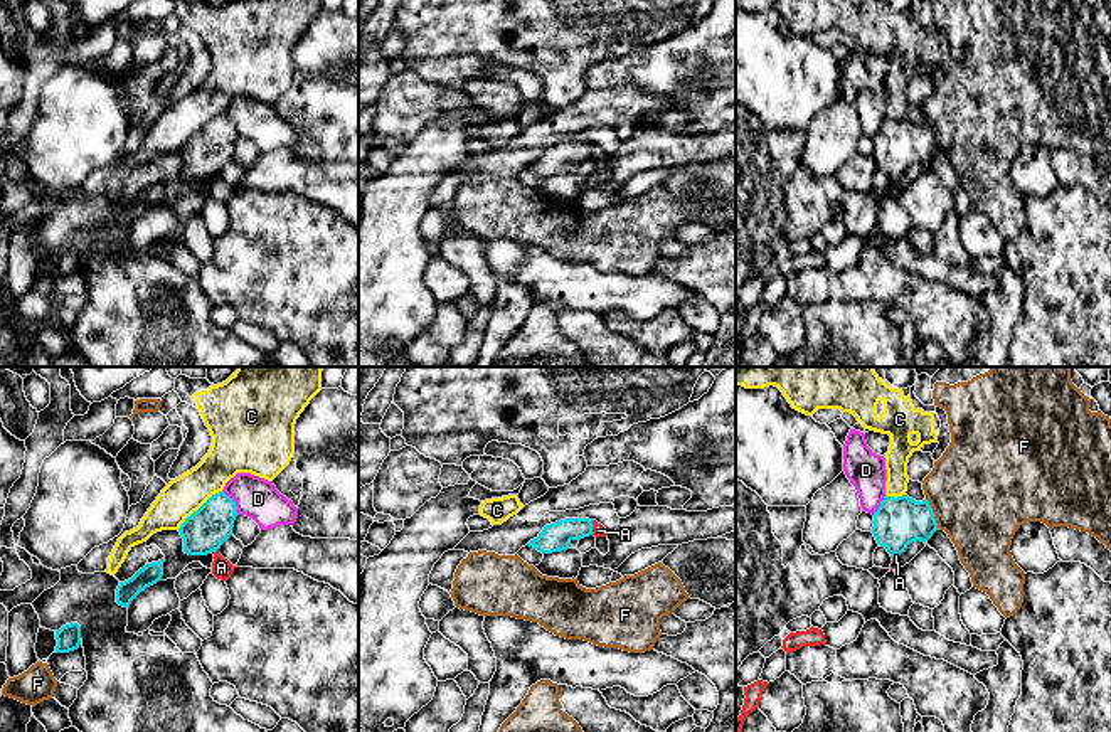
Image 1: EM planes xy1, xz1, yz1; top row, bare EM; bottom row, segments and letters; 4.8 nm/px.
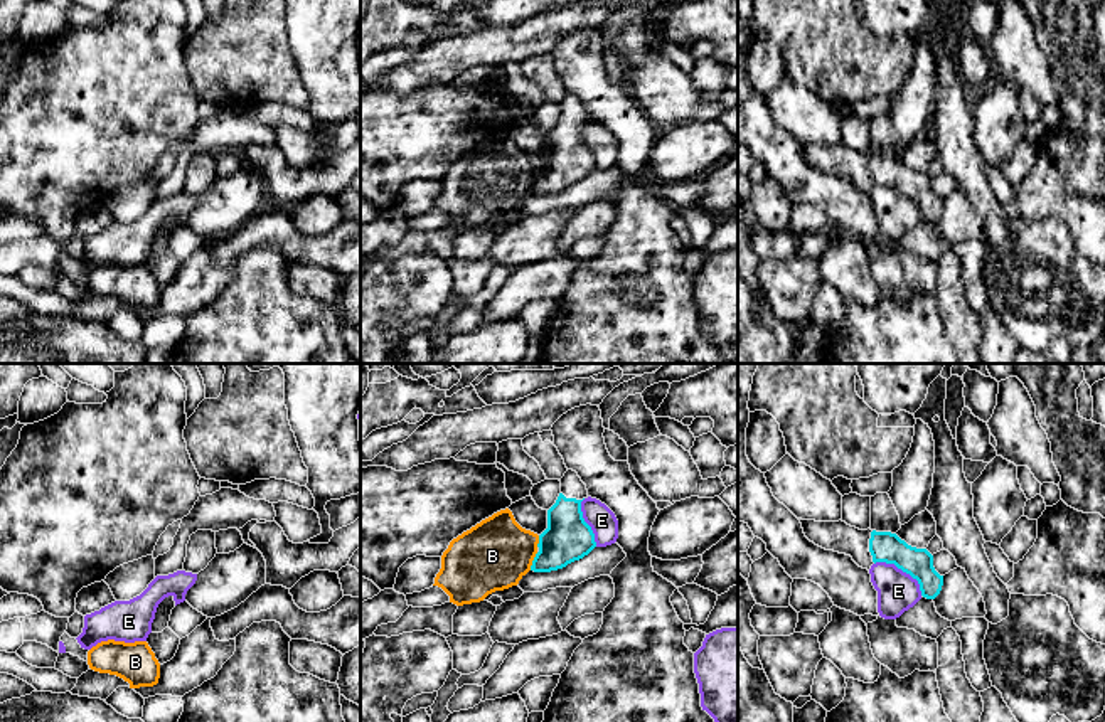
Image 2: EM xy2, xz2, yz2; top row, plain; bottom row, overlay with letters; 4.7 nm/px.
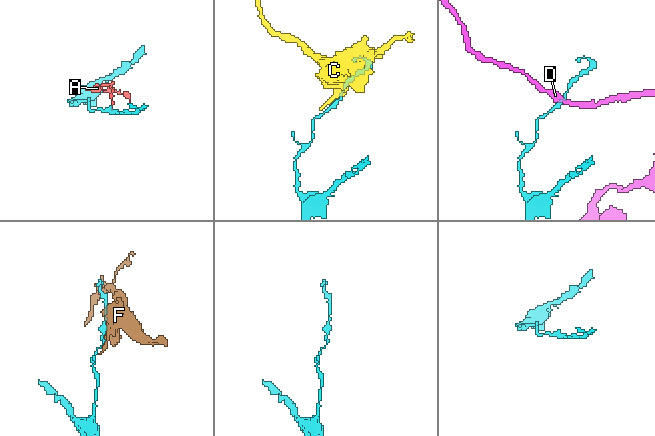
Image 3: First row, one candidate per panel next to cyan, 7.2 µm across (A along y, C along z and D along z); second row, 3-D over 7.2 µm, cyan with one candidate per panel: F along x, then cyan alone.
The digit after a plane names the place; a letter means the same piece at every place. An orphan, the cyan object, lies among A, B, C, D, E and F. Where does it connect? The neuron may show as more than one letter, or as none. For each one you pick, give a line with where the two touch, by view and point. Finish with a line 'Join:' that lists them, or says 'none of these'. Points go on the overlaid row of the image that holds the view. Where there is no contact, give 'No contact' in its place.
Join: none of these

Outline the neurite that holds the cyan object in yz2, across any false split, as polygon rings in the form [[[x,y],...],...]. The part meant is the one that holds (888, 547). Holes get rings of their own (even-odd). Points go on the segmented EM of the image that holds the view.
[[[798,518],[805,537],[815,545],[851,555],[862,567],[876,562],[894,564],[918,581],[921,596],[935,599],[943,586],[943,576],[933,567],[933,555],[926,549],[916,549],[891,532],[859,530],[846,522],[815,522]]]

